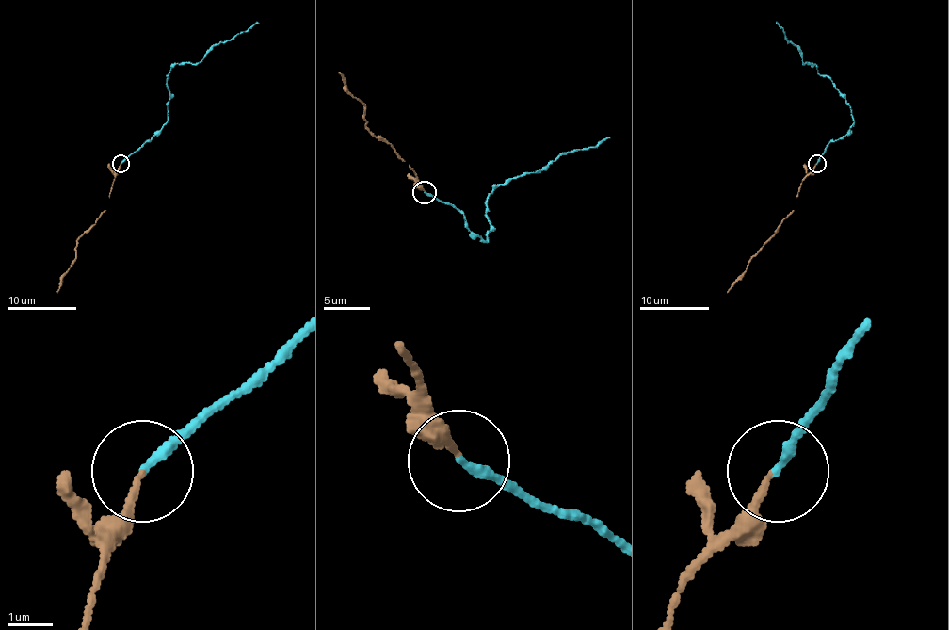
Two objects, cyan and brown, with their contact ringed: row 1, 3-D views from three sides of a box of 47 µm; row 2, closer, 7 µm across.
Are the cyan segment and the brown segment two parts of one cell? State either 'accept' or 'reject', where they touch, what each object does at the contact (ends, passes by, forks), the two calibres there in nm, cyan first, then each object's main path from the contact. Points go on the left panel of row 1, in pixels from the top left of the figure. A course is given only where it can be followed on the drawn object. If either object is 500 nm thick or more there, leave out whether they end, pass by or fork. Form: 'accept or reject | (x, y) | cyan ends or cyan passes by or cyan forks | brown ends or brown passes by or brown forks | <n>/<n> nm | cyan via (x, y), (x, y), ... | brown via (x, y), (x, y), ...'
accept | (120, 163) | cyan ends | brown ends | 200/140 nm | cyan via (120, 163), (168, 120), (166, 83), (173, 64), (199, 62), (215, 45), (260, 23) | brown via (120, 163), (105, 210), (79, 237), (76, 256), (62, 277), (56, 293)

